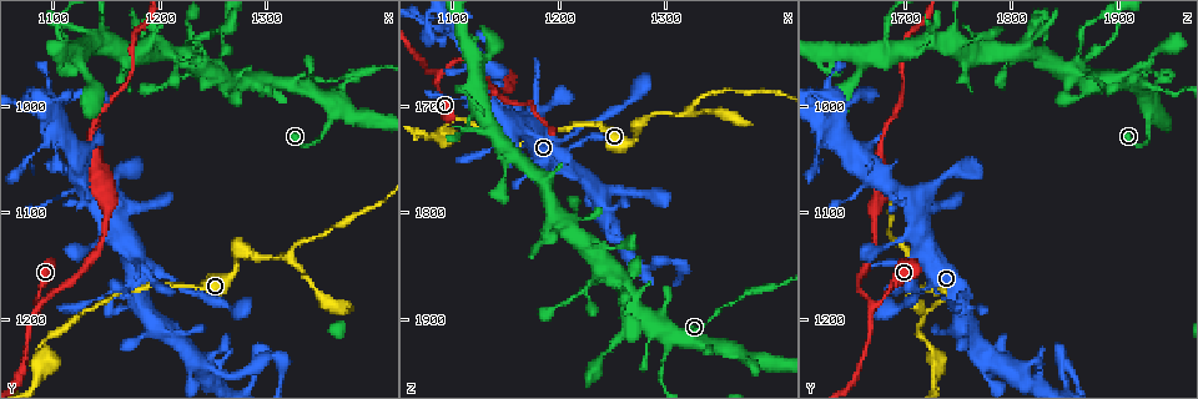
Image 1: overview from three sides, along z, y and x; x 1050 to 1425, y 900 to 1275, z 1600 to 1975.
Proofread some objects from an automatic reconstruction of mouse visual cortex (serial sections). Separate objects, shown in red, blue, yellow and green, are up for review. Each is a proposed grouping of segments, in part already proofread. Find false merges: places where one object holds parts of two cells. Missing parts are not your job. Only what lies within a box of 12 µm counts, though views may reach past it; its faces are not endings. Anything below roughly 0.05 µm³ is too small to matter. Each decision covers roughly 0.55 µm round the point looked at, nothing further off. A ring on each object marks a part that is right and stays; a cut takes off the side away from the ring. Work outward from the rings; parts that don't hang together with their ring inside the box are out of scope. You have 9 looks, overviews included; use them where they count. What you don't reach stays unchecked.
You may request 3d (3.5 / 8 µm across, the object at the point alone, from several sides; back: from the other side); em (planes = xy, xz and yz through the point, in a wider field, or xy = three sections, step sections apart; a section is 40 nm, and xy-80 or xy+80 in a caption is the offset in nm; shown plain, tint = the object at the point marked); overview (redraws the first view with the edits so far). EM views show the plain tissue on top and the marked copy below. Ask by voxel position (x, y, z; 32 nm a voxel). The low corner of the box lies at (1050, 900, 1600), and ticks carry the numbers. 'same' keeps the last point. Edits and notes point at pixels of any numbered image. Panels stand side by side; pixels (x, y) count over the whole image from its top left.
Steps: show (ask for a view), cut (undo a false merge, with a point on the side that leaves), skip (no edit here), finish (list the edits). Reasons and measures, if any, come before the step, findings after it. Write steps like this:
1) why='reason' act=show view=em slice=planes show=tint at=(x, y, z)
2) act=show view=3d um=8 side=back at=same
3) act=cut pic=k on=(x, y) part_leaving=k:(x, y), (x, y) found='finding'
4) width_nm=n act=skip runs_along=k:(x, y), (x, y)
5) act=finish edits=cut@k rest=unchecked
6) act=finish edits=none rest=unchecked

why='sharp bend' act=show view=3d um=3.5 at=(1324, 978, 1912)

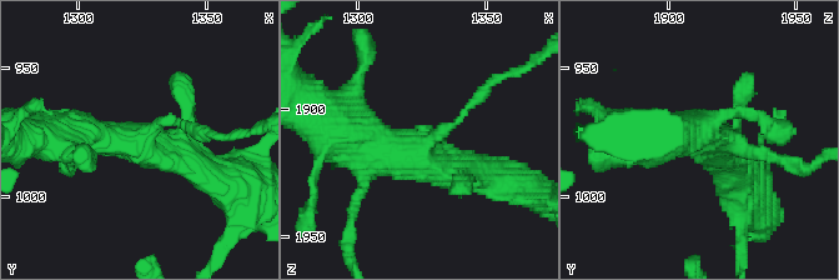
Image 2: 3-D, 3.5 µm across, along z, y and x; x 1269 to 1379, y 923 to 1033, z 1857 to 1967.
act=show view=em slice=xy step=2 show=tint at=(1327, 976, 1913)

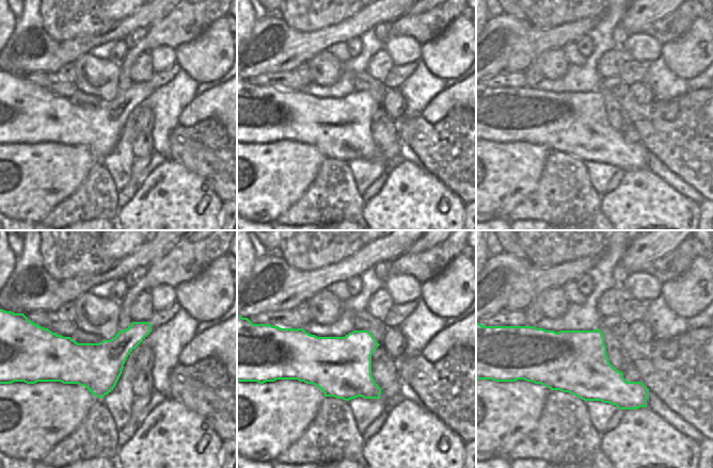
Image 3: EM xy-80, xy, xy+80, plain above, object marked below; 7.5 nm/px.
why='cut it another way' act=show view=em slice=planes show=tint at=same

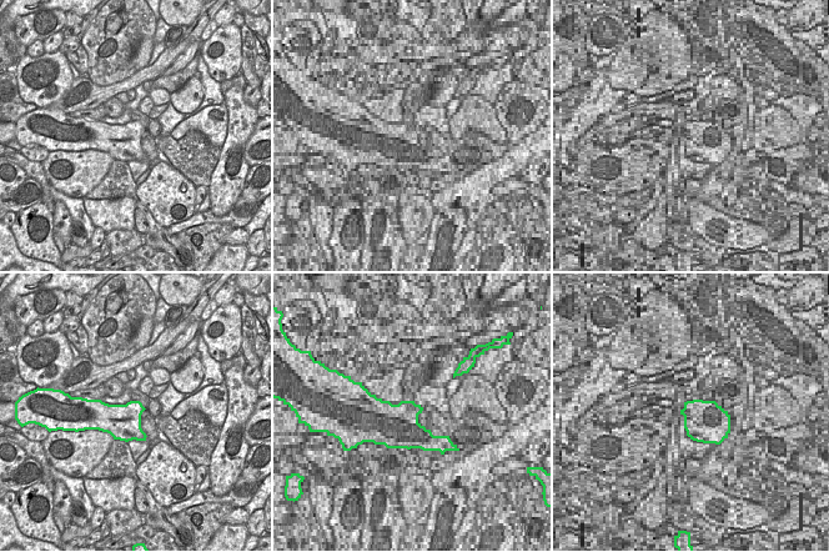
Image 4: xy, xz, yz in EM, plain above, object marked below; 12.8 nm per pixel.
act=skip runs_along=2:(483, 178), (391, 155), (337, 130) found='continuous, no second cell'

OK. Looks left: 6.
why='branch point' act=show view=3d um=3.5 at=(1228, 948, 1828)

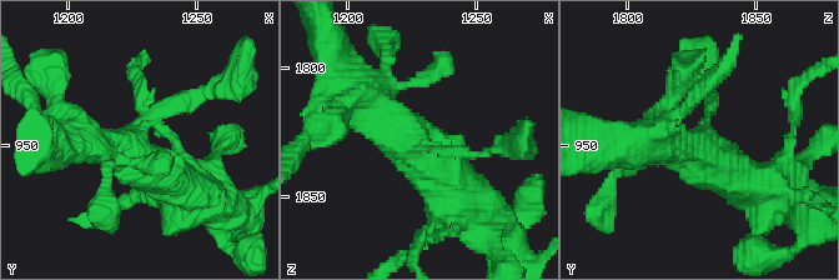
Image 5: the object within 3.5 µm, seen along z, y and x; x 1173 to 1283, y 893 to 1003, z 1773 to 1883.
why='now the EM' act=show view=em slice=xy step=2 show=tint at=(1228, 946, 1828)

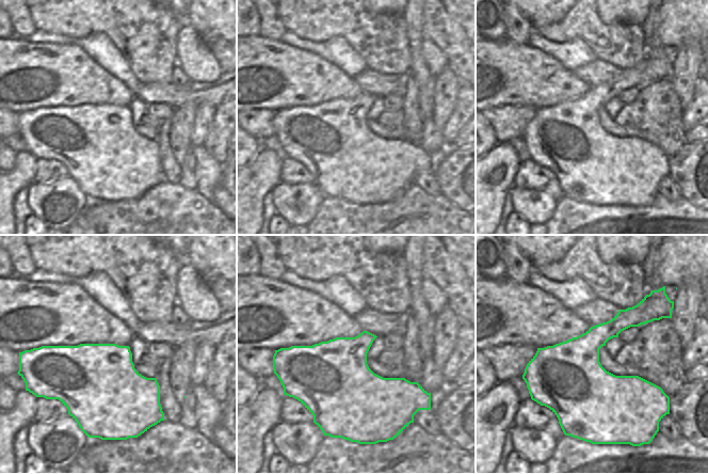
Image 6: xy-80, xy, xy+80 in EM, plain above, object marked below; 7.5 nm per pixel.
act=skip runs_along=5:(457, 191), (422, 149), (342, 79) found='one cell here'

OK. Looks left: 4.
why='narrows sharply' act=show view=3d um=3.5 at=(1322, 1140, 1704)

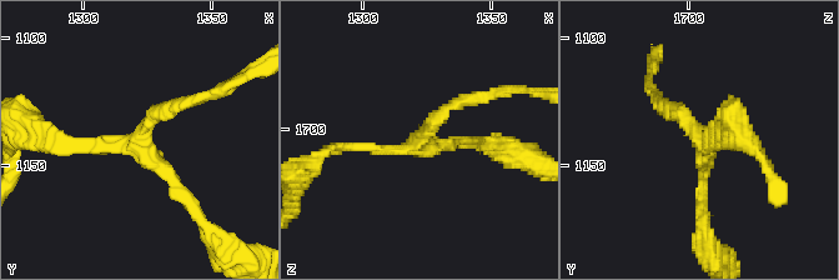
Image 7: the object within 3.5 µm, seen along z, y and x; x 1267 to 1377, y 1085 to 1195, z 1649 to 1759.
arms=3 arm_widths_nm=150,150,150 why='now the EM' act=show view=em slice=planes show=tint at=(1321, 1141, 1706)

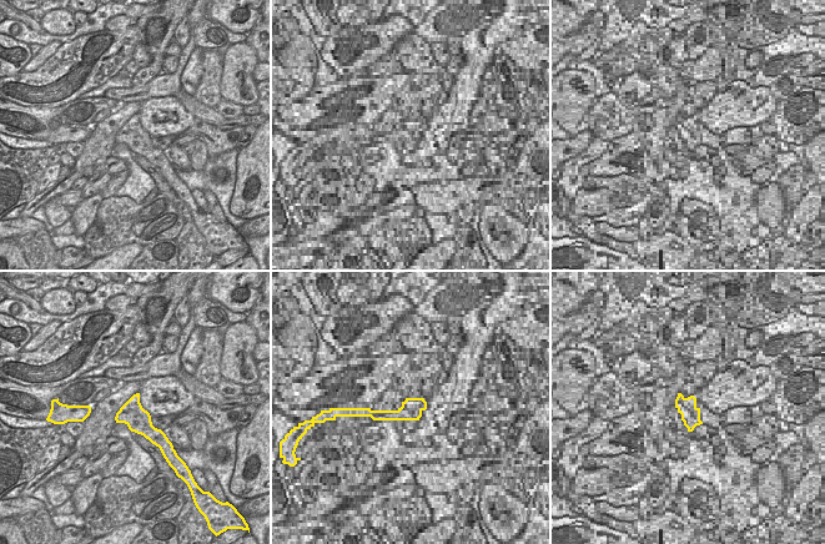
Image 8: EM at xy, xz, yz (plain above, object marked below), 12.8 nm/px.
act=skip runs_along=7:(55, 141), (136, 141), (190, 206) found='continuous, no second cell'

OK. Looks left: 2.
why='a fork' act=show view=3d um=8 at=(1088, 1184, 1672)

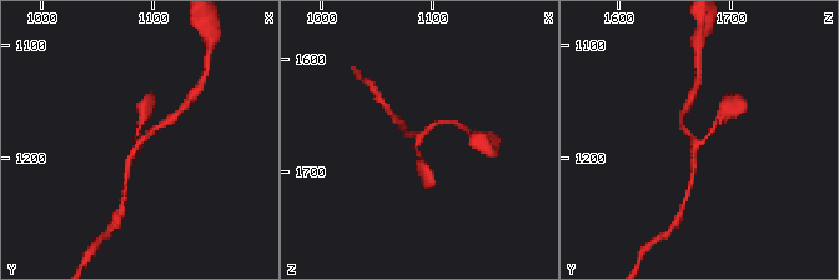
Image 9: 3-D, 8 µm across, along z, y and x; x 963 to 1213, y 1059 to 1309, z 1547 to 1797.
act=show view=em slice=xy step=2 show=tint at=(1086, 1186, 1674)

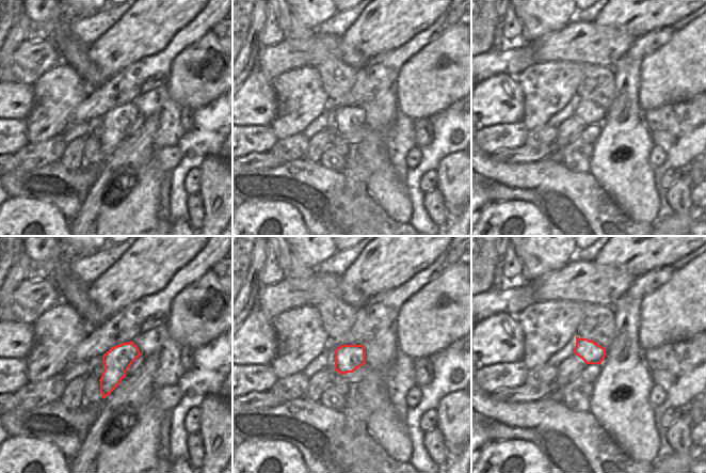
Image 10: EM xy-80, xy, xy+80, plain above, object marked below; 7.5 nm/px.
arm_widths_nm=150,150,200 act=skip runs_along=9:(425, 165), (417, 141), (443, 123) found='continuous, no second cell'

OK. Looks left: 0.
act=finish edits=none rest=unchecked

